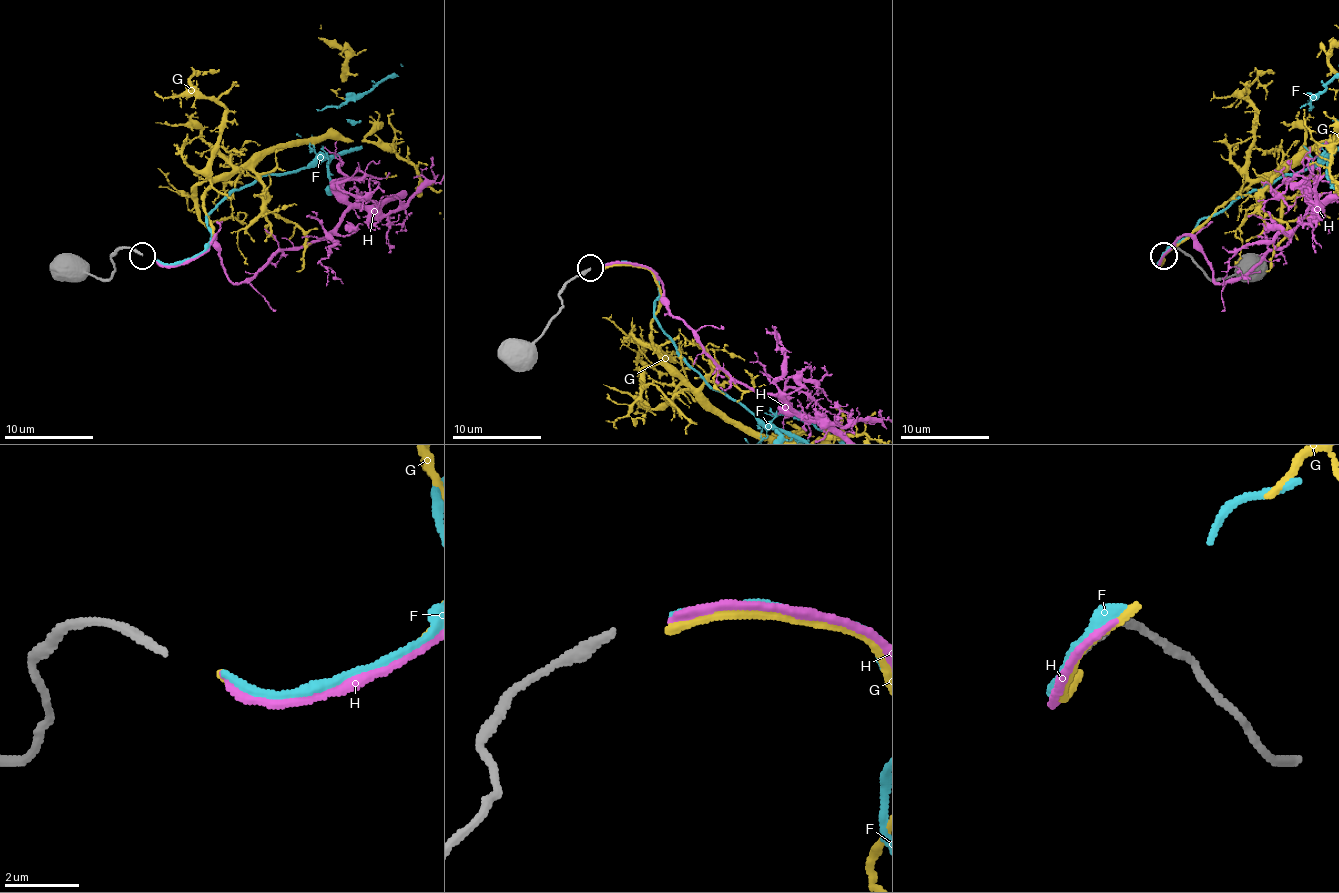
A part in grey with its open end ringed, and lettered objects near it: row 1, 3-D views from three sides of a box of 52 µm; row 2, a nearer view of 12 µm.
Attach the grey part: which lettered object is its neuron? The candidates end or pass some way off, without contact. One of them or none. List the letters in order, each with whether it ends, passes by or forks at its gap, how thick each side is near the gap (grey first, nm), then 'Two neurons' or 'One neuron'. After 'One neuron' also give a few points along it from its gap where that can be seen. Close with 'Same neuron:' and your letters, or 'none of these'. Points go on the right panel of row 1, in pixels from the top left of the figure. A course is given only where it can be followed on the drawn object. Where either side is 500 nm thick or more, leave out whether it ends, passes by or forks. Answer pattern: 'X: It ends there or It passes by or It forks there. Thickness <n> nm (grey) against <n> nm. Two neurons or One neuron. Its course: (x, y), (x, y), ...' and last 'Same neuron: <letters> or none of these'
F: It ends there. Thickness 240 nm (grey) against 200 nm. Two neurons
G: It ends there. Thickness 240 nm (grey) against 240 nm. Two neurons
H: It ends there. Thickness 240 nm (grey) against 240 nm. One neuron
Same neuron: H

